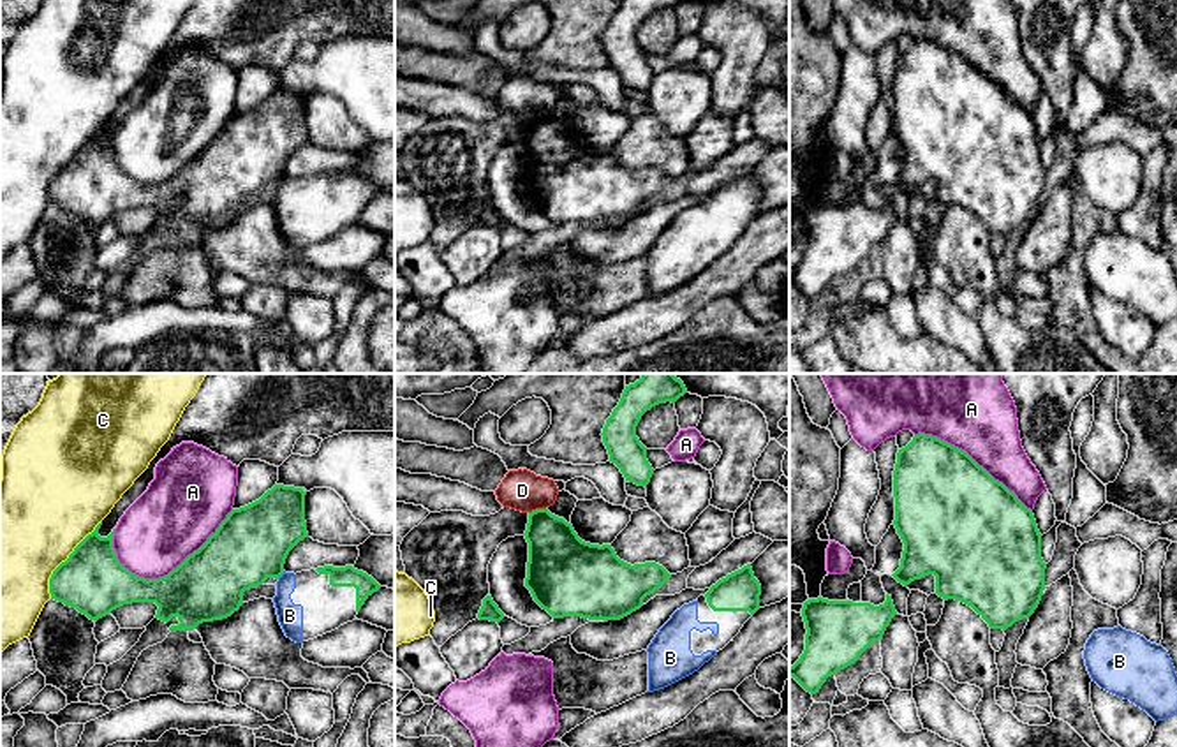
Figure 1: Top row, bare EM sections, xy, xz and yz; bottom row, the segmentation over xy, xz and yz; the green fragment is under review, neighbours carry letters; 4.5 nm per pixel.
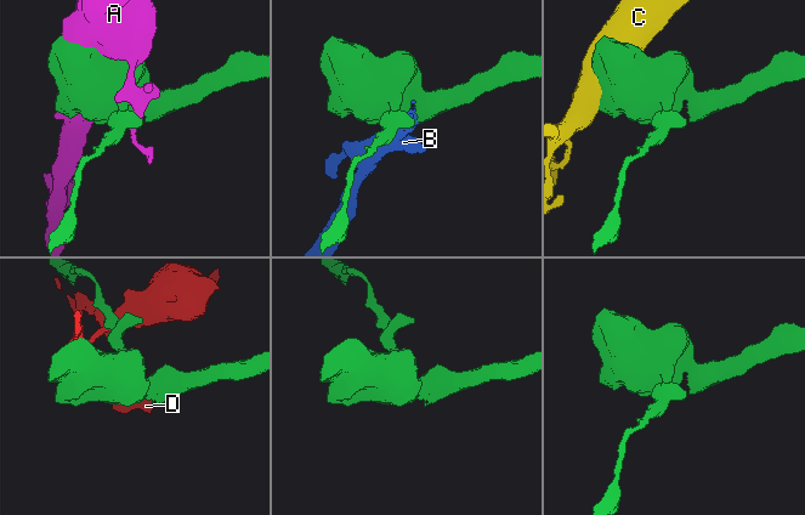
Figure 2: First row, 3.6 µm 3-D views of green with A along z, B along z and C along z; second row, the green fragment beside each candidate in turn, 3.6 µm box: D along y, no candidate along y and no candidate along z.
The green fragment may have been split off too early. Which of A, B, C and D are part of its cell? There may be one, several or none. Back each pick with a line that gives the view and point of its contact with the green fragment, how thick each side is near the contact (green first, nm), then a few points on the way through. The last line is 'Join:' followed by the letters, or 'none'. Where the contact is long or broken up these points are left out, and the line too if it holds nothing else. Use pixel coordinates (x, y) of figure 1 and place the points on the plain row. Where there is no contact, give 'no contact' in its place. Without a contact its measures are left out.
B: contact xy (281, 180); calibres 340 and 110 nm; way xy (251, 150), (281, 180), (289, 221)
Join: B

